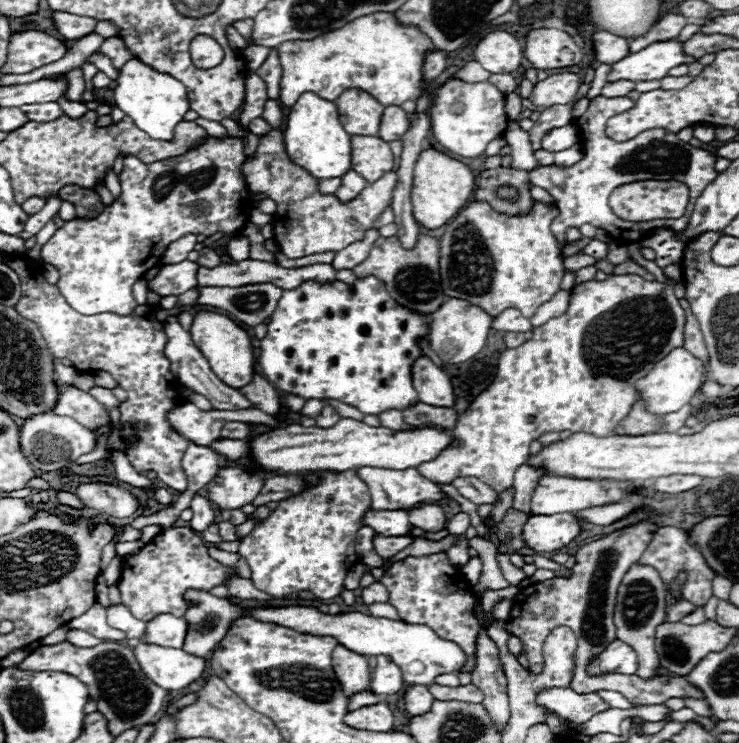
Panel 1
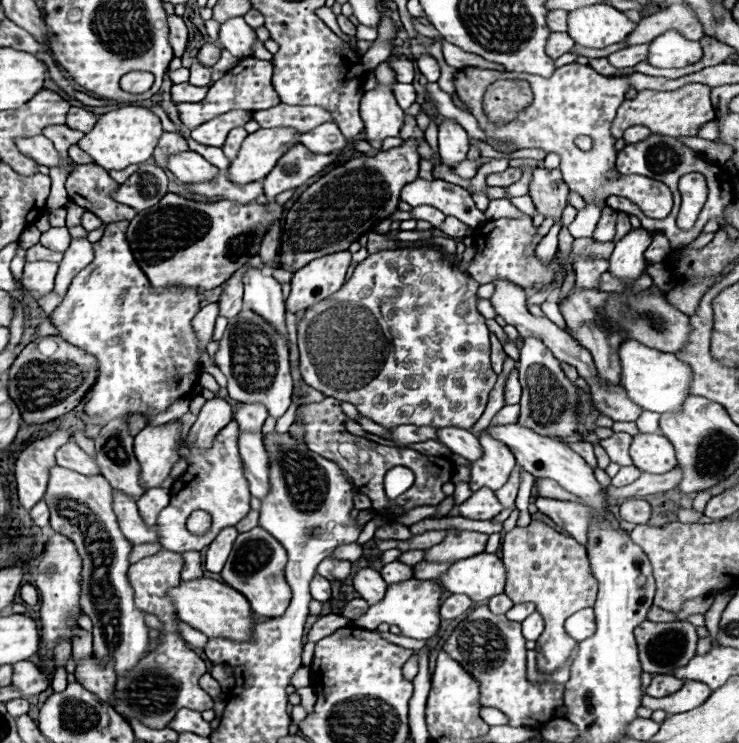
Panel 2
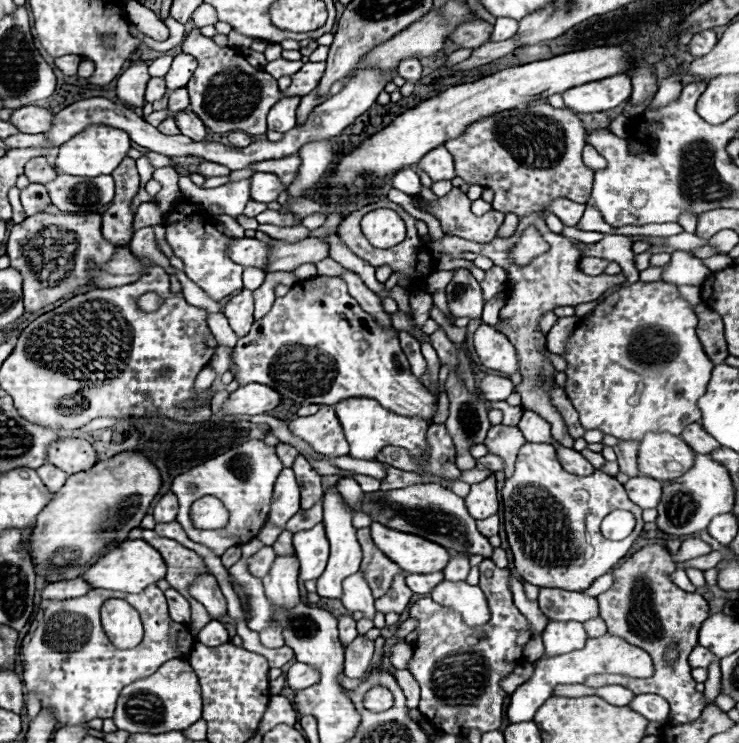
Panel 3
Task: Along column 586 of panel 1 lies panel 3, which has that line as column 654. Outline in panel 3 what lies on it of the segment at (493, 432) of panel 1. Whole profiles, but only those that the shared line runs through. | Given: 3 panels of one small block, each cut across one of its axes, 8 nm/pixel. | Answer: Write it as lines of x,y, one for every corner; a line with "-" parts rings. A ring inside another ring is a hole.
662,280
658,282
634,282
634,284
626,284
620,286
616,292
608,294
606,298
596,302
596,308
580,318
578,326
574,328
574,332
570,334
570,338
566,340
566,352
562,354
562,358
566,360
566,396
572,402
572,406
576,408
576,412
580,414
580,424
586,430
600,430
604,434
612,434
620,440
642,440
646,432
670,432
670,434
680,434
688,424
698,422
700,420
700,408
696,406
698,398
706,392
706,384
710,380
710,372
714,368
714,364
710,362
710,358
704,354
698,338
696,338
696,324
698,318
694,314
694,308
680,296
678,288
674,284
666,284

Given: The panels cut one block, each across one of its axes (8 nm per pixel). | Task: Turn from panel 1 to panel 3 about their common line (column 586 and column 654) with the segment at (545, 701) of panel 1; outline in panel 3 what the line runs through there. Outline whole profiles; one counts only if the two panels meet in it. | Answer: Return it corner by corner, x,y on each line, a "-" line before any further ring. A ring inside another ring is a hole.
638,694
630,708
634,708
636,712
640,712
644,718
654,720
654,722
664,722
670,714
670,706
666,704
666,700
658,694

